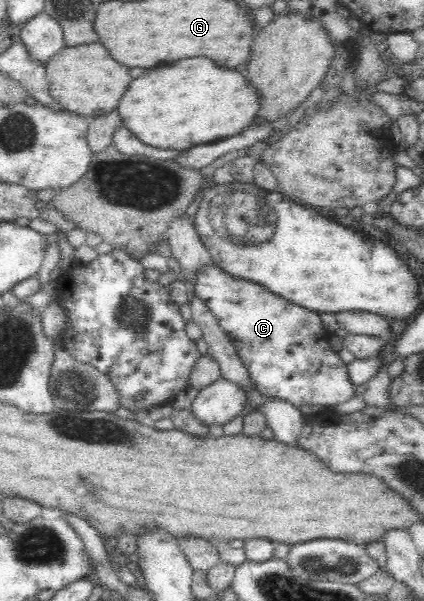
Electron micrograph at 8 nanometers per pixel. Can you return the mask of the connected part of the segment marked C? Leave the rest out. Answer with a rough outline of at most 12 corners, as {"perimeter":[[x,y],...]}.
{"perimeter":[[214,263],[195,296],[264,398],[354,398],[321,313]]}

